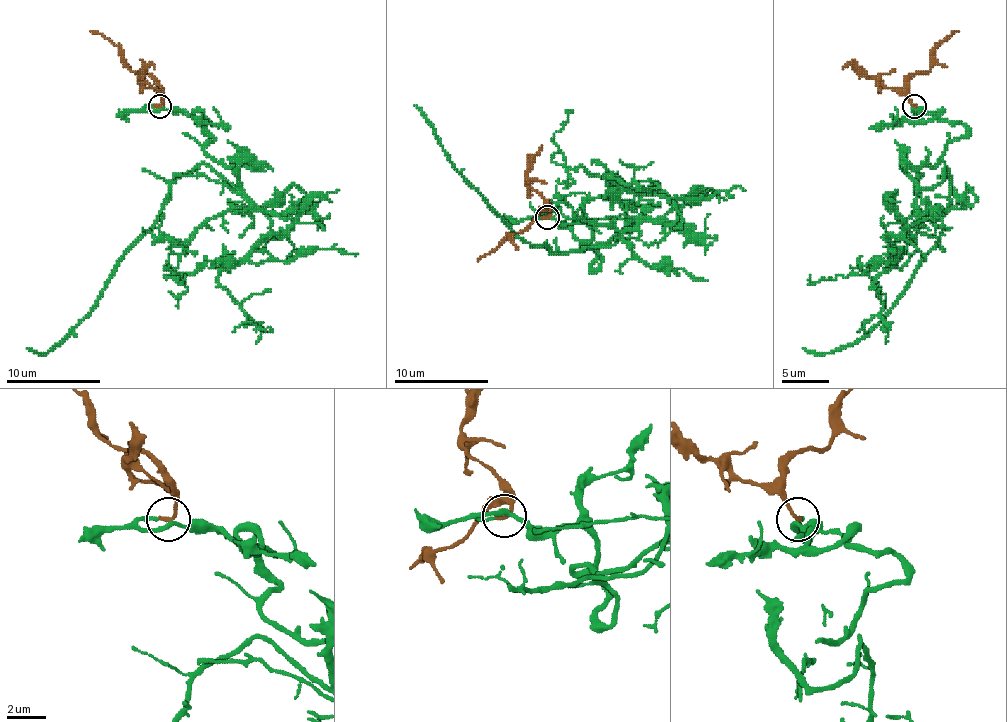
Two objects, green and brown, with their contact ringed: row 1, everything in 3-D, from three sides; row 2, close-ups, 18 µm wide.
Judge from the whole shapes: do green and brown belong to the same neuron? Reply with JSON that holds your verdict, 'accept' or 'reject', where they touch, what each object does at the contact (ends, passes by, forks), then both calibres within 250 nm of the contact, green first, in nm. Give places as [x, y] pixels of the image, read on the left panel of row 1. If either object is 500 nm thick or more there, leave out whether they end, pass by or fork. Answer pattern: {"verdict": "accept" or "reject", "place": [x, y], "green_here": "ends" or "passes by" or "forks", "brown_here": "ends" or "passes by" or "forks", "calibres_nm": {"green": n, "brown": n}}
{"verdict": "accept", "place": [159, 106], "green_here": "passes by", "brown_here": "ends", "calibres_nm": {"green": 200, "brown": 200}}

